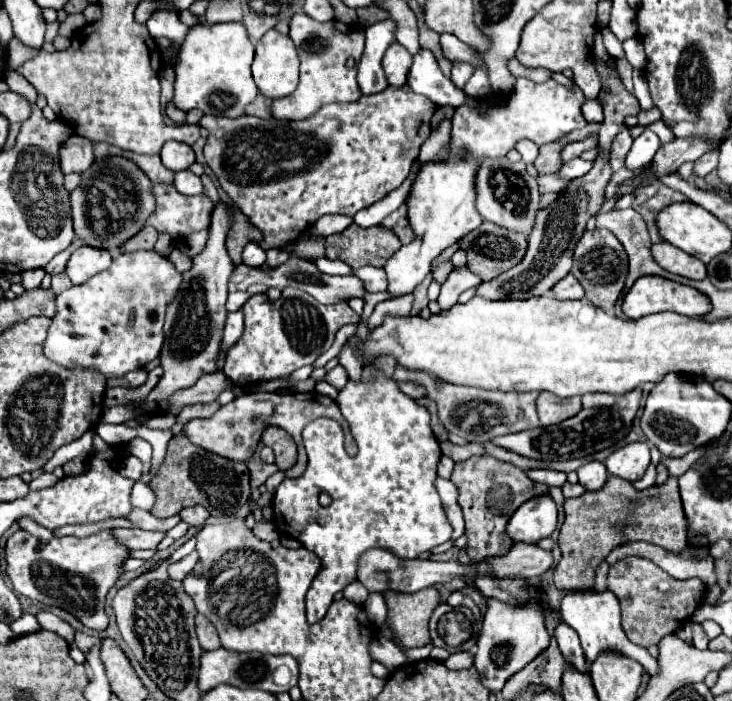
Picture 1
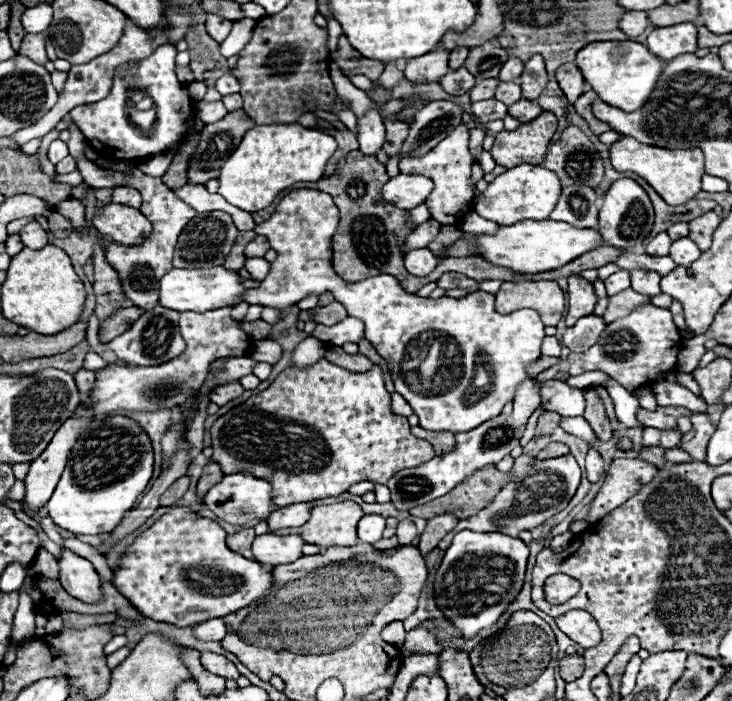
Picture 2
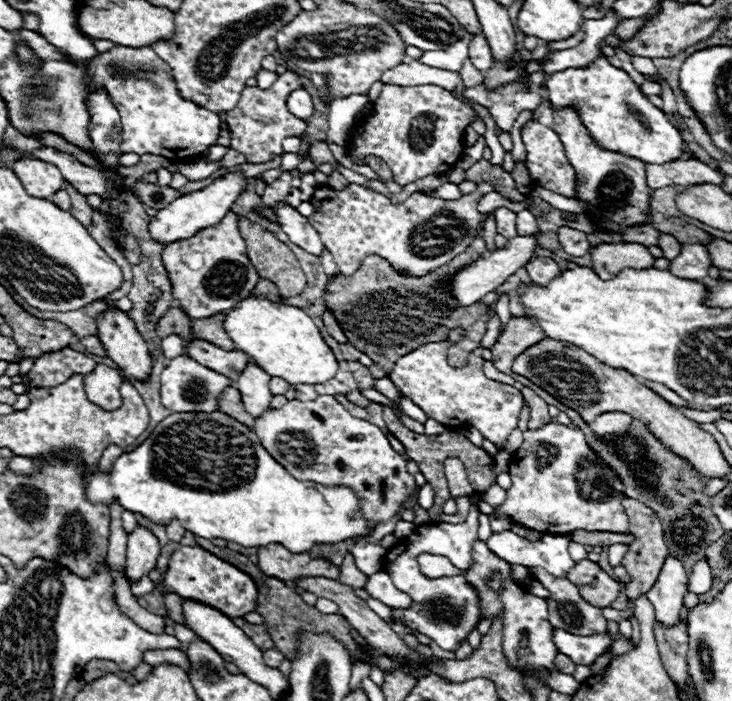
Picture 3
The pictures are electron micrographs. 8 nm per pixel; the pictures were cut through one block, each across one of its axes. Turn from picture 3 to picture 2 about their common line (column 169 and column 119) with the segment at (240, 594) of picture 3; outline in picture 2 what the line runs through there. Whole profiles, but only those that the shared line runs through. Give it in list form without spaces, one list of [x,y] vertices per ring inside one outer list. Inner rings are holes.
[[[174,508],[128,546],[114,570],[114,586],[144,616],[184,628],[212,616],[228,616],[264,598],[272,588],[272,572],[264,564],[232,552],[226,546],[226,532],[214,520]]]

